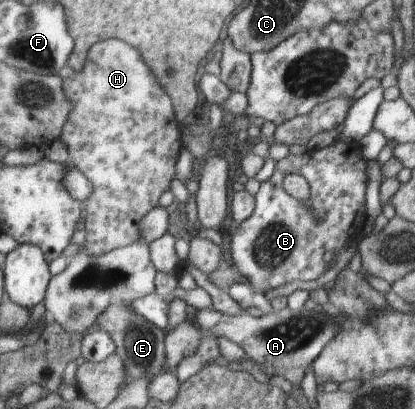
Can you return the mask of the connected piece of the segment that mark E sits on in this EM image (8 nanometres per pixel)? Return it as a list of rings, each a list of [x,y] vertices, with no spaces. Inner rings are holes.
[[[110,304],[100,315],[98,321],[100,327],[114,340],[115,354],[122,360],[124,371],[126,371],[125,384],[147,378],[147,385],[151,379],[158,374],[164,366],[164,331],[149,321],[138,317],[128,304]]]

